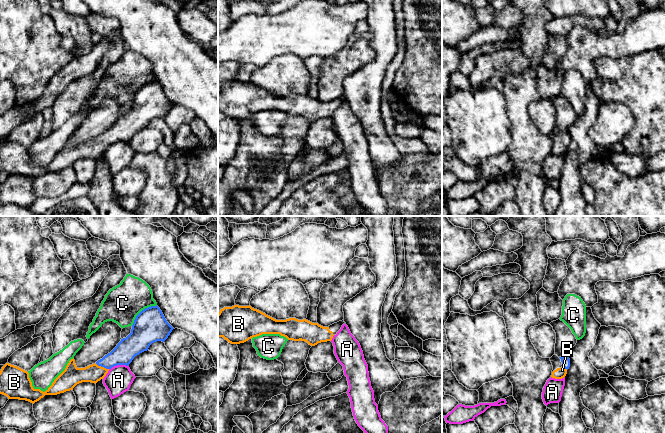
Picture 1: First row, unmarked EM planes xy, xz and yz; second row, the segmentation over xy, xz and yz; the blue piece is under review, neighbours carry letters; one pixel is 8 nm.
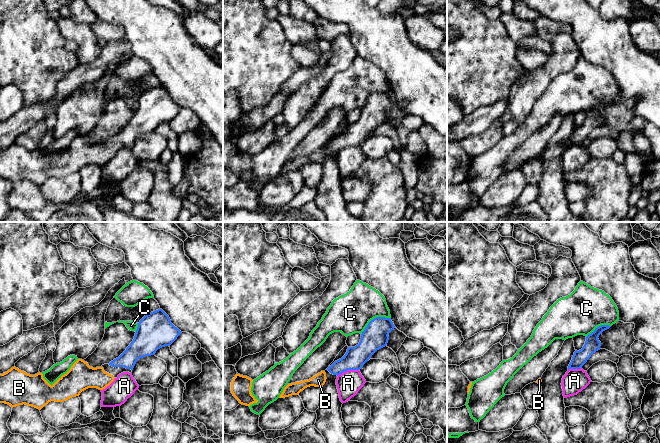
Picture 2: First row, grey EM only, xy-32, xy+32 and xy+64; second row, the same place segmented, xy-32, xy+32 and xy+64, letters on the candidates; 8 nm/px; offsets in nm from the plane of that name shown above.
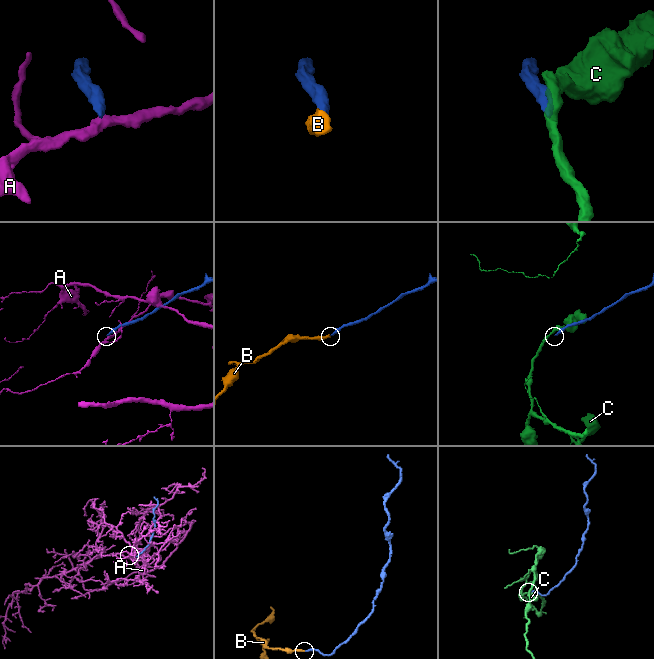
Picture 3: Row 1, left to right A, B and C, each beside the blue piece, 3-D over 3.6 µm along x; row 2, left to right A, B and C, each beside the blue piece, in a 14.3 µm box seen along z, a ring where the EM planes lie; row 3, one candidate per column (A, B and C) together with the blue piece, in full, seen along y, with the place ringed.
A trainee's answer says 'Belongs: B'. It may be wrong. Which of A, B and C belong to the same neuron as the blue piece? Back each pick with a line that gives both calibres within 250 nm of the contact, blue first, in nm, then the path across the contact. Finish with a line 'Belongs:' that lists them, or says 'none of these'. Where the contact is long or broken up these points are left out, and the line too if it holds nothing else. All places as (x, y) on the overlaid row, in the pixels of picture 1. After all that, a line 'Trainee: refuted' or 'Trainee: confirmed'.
B: 170 nm thick on the blue side, 150 nm on the other; runs through xy (125, 351), (102, 366), (93, 373)
Belongs: B
Trainee: confirmed

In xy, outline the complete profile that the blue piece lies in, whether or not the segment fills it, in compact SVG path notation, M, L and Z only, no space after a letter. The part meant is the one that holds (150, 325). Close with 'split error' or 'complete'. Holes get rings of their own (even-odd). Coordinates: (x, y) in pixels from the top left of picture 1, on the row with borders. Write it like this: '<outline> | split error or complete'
M157 305L145 308L136 316L131 333L121 339L110 353L85 368L78 368L74 358L71 359L65 370L45 392L33 388L27 371L6 363L0 371L0 394L8 399L26 400L34 404L45 395L57 395L73 390L82 382L96 384L112 367L129 366L134 357L147 351L152 343L164 342L173 329Z | split error

